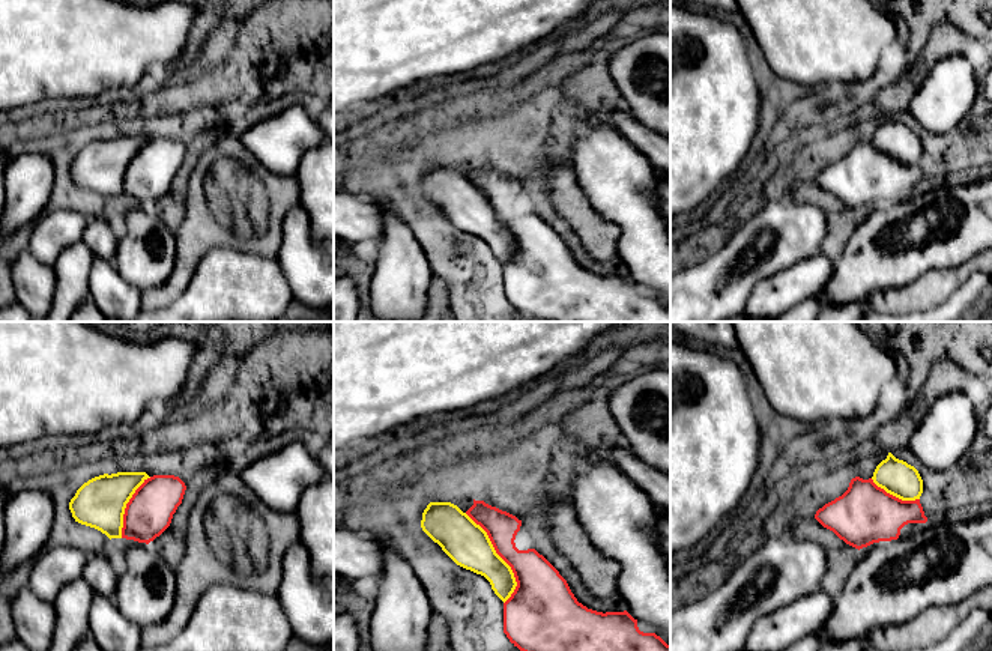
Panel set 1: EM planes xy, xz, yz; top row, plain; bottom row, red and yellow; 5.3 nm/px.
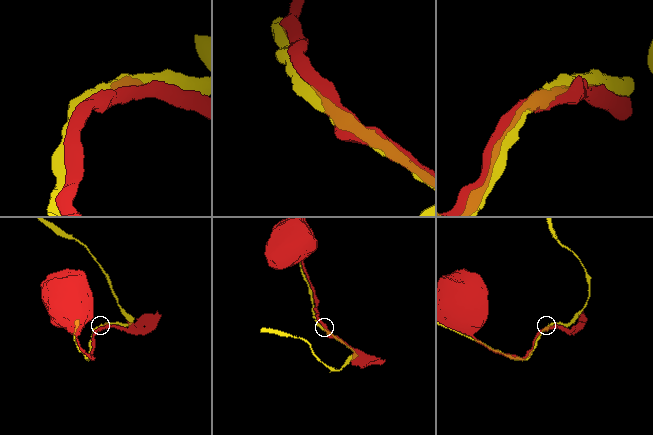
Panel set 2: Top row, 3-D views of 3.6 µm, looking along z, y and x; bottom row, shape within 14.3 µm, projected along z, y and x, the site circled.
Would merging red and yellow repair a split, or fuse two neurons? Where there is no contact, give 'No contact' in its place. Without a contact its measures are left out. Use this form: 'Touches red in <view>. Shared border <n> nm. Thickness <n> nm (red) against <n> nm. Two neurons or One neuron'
Touches red in xz. Shared border 550 nm. Thickness 240 nm (red) against 240 nm. Two neurons

